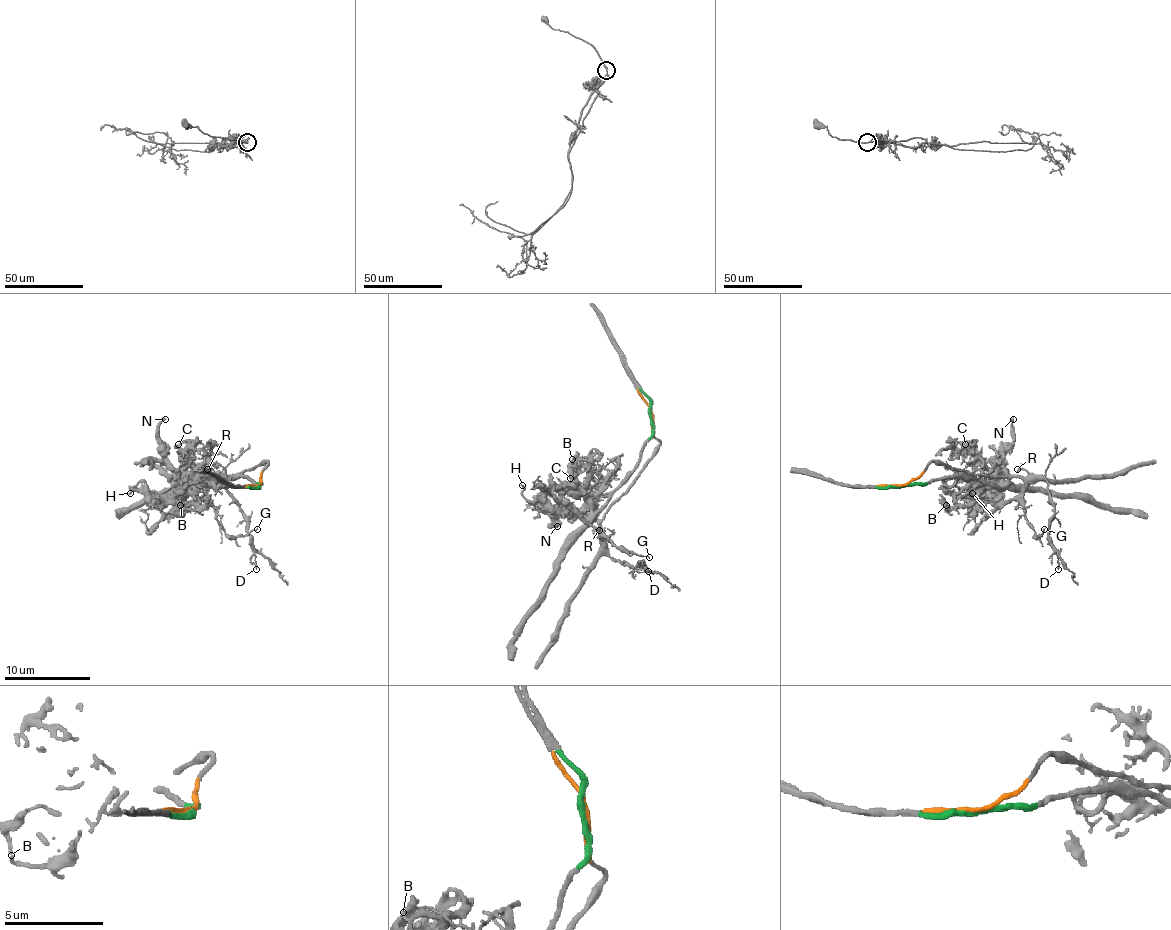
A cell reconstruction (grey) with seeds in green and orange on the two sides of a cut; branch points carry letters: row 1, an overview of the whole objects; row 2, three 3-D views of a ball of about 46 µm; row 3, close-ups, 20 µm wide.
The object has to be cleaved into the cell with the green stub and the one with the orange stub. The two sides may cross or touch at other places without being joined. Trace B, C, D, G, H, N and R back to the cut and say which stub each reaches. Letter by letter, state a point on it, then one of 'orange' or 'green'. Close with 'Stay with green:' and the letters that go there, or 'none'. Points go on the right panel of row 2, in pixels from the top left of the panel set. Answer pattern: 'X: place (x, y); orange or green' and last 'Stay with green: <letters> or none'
B: place (946, 505); green
C: place (965, 444); green
D: place (1058, 569); orange
G: place (1044, 529); orange
H: place (972, 493); green
N: place (1013, 419); green
R: place (1017, 469); orange
Stay with green: B, C, H, N

